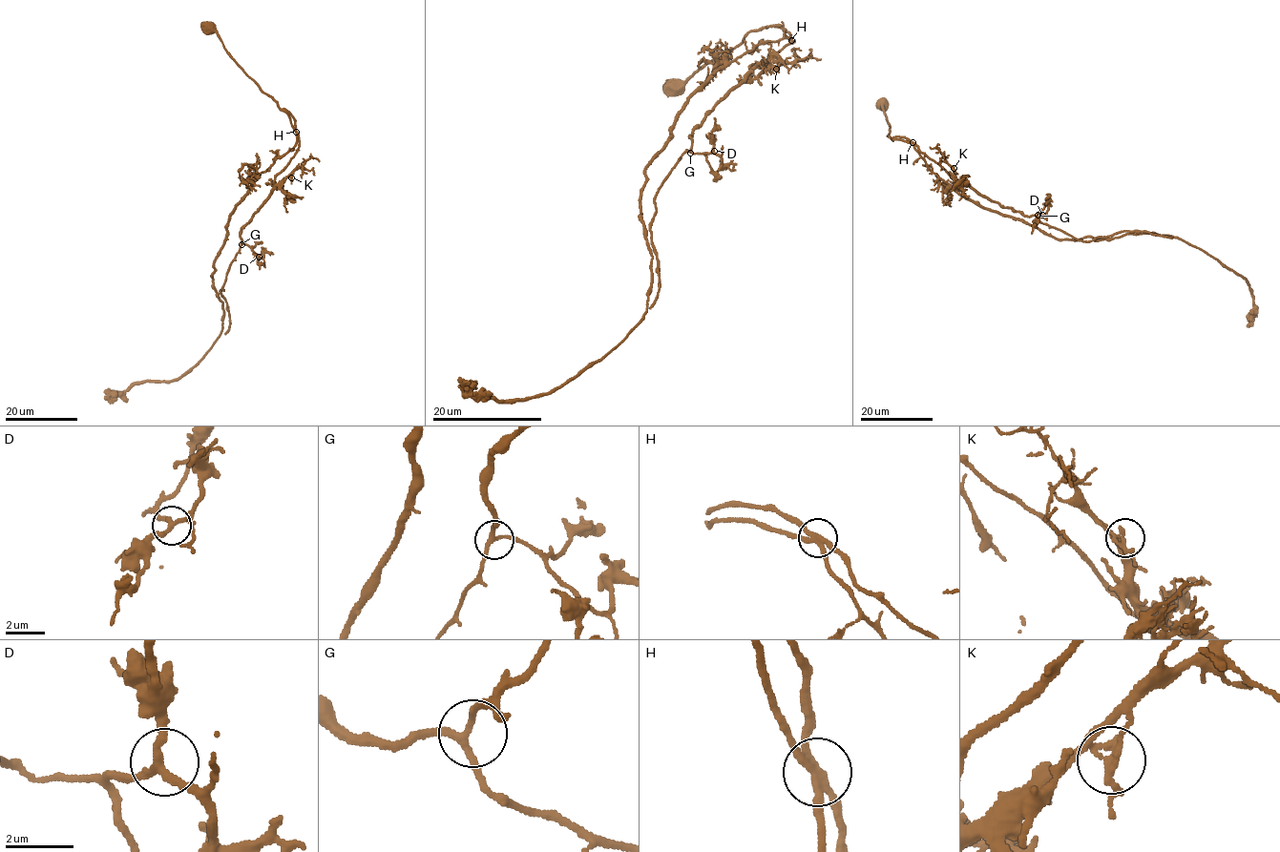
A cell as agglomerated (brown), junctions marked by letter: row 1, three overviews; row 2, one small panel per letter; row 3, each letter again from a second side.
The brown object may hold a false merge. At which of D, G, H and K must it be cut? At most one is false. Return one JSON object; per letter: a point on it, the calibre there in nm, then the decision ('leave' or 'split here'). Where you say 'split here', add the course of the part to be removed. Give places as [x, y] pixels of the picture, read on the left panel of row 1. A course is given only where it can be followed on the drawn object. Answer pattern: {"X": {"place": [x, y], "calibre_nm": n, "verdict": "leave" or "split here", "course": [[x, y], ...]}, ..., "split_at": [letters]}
{"D": {"place": [259, 257], "calibre_nm": 240, "verdict": "leave"}, "G": {"place": [241, 244], "calibre_nm": 190, "verdict": "leave"}, "H": {"place": [296, 132], "calibre_nm": 240, "verdict": "split here", "course": [[296, 132], [295, 155], [241, 228], [241, 244], [220, 292], [230, 324], [224, 334]]}, "K": {"place": [291, 177], "calibre_nm": 190, "verdict": "leave"}, "split_at": ["H"]}

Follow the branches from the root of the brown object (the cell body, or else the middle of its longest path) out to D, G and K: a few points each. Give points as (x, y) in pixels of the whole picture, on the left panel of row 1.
D: (211, 27), (298, 135), (298, 150), (272, 193), (241, 230), (241, 243), (259, 257)
G: (211, 27), (229, 55), (284, 112), (298, 135), (298, 150), (275, 177), (272, 193), (241, 228), (241, 244)
K: (211, 27), (214, 27), (229, 55), (288, 114), (298, 135), (299, 147), (274, 182), (291, 177)

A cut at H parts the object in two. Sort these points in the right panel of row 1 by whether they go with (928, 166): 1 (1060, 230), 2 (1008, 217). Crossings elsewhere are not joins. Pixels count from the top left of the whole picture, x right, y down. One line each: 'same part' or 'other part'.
1: other part
2: same part

